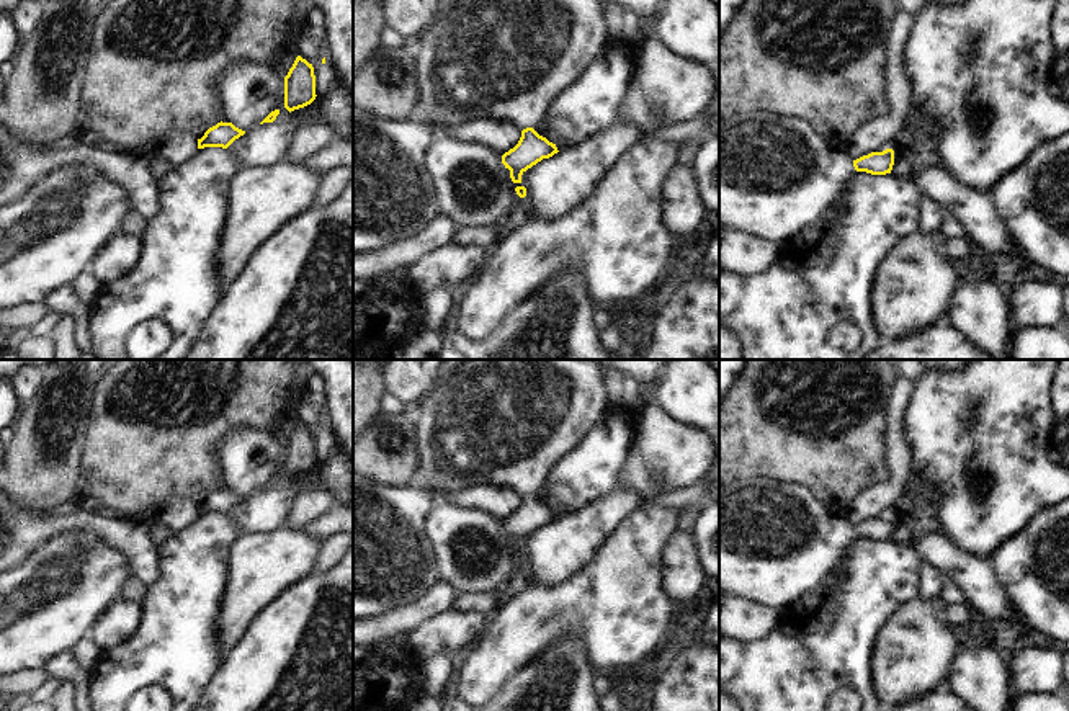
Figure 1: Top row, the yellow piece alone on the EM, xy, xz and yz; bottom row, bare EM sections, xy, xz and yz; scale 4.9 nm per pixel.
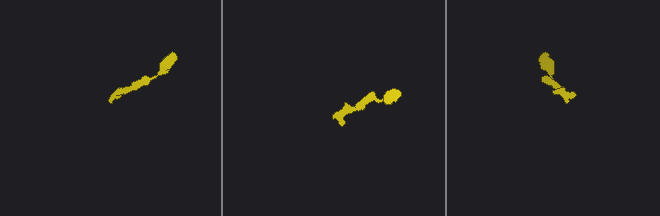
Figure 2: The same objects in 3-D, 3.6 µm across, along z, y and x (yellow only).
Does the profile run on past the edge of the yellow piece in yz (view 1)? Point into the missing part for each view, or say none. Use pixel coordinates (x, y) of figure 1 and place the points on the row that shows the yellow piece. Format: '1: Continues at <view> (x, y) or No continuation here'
1: Continues at yz (777, 177).

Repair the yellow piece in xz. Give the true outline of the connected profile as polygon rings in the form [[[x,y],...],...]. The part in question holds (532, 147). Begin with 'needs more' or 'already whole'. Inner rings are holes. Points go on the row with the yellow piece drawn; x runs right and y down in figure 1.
needs more; [[[454,0],[418,39],[415,119],[438,127],[461,127],[472,119],[513,123],[521,137],[502,155],[502,163],[510,170],[512,181],[521,183],[521,175],[528,168],[559,152],[556,144],[534,131],[534,126],[544,119],[552,100],[597,57],[606,44],[606,34],[602,0]]]

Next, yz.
needs more; [[[749,113],[719,123],[719,226],[778,247],[822,217],[857,172],[891,173],[894,150],[852,160],[798,118]]]

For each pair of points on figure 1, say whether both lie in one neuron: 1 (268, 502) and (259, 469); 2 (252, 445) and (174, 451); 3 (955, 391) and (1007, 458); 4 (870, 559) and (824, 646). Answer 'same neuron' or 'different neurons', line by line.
1: different neurons
2: different neurons
3: same neuron
4: same neuron

